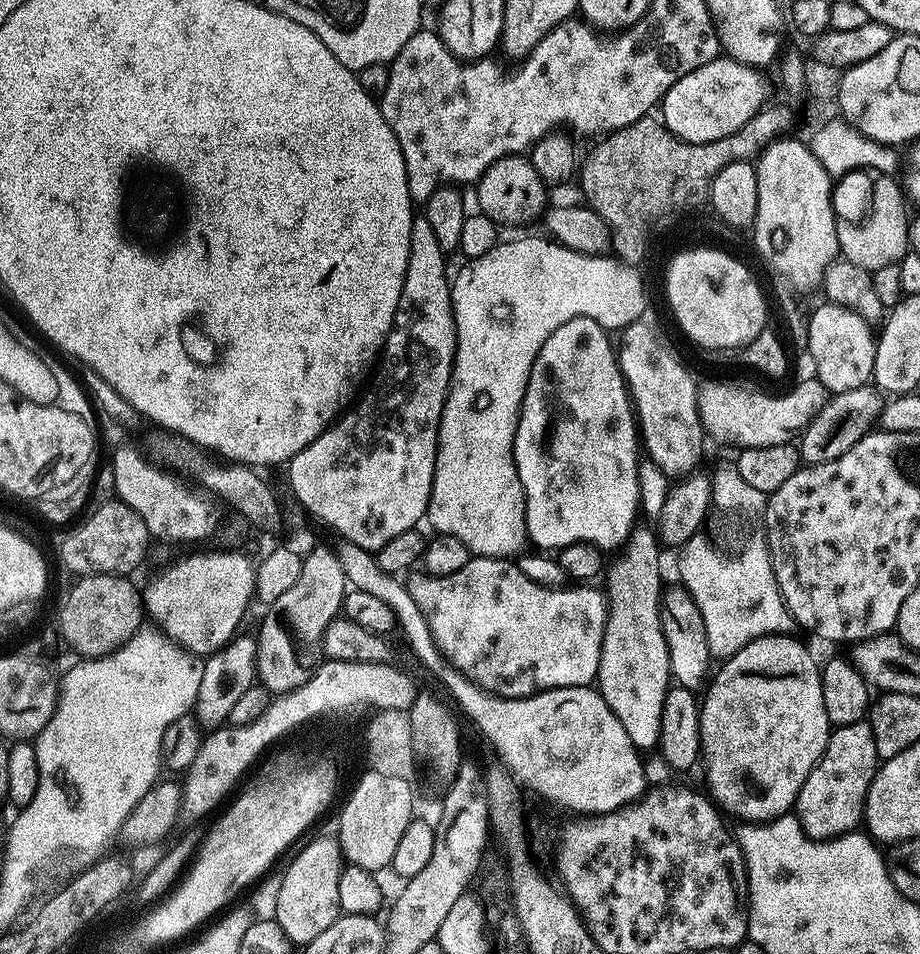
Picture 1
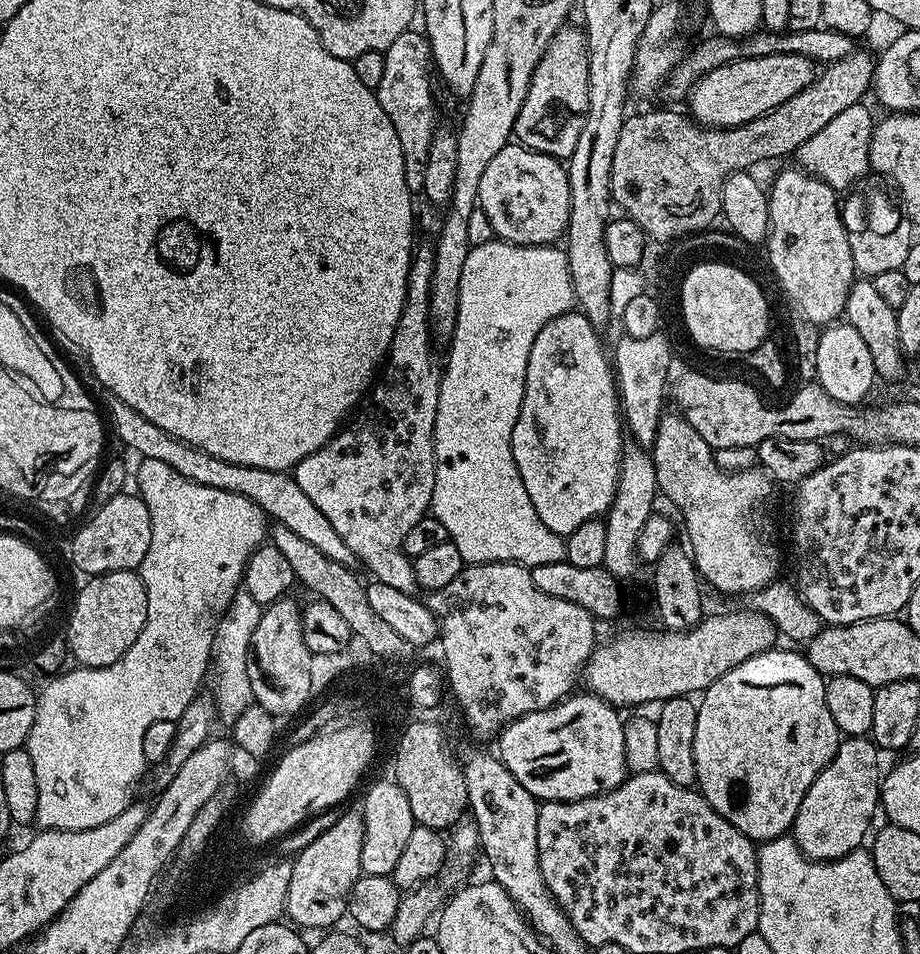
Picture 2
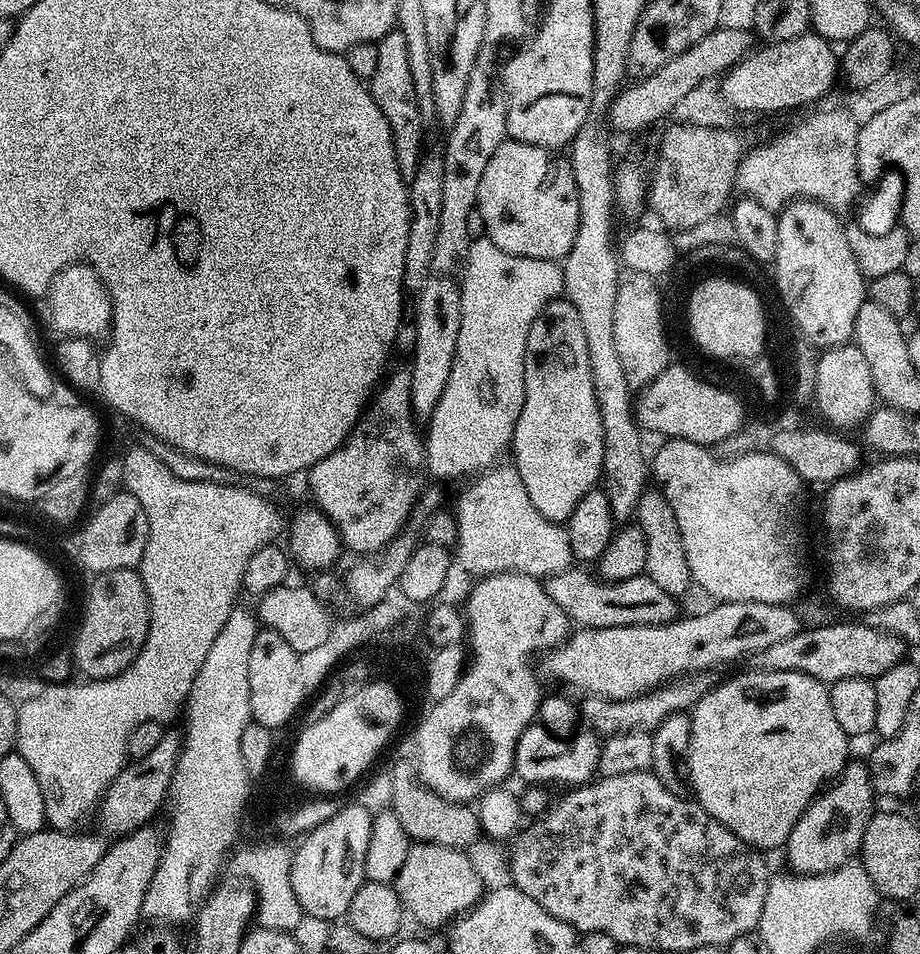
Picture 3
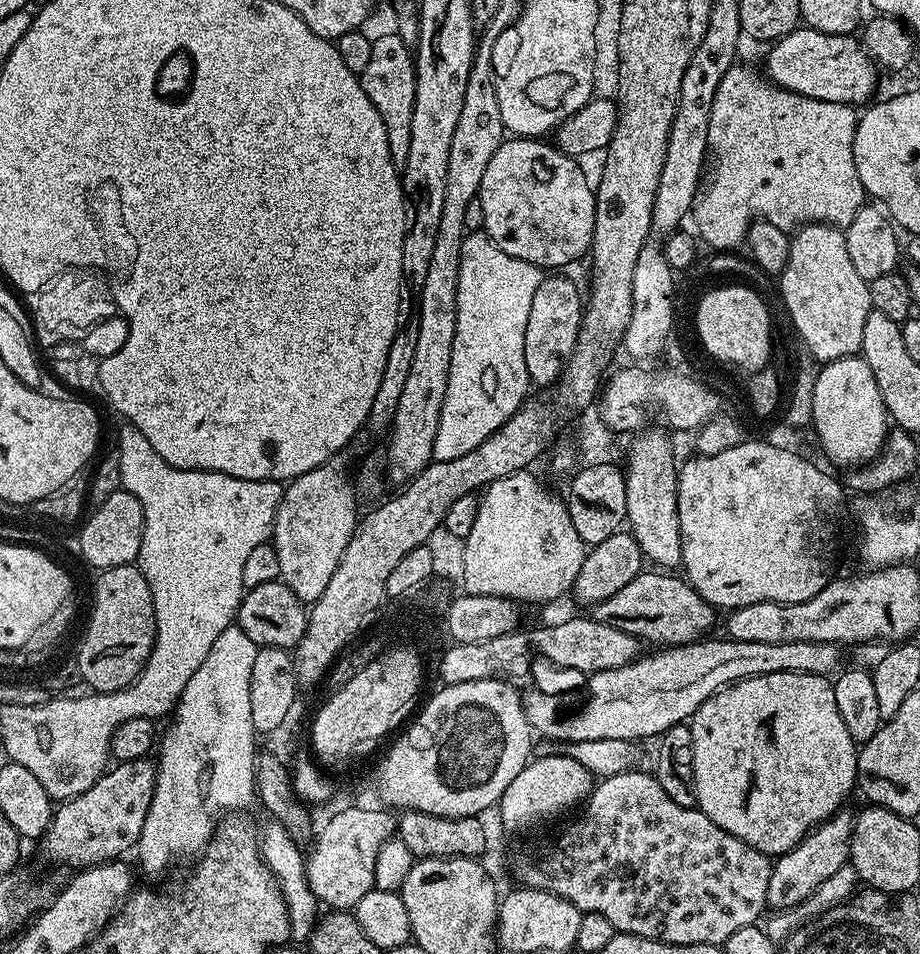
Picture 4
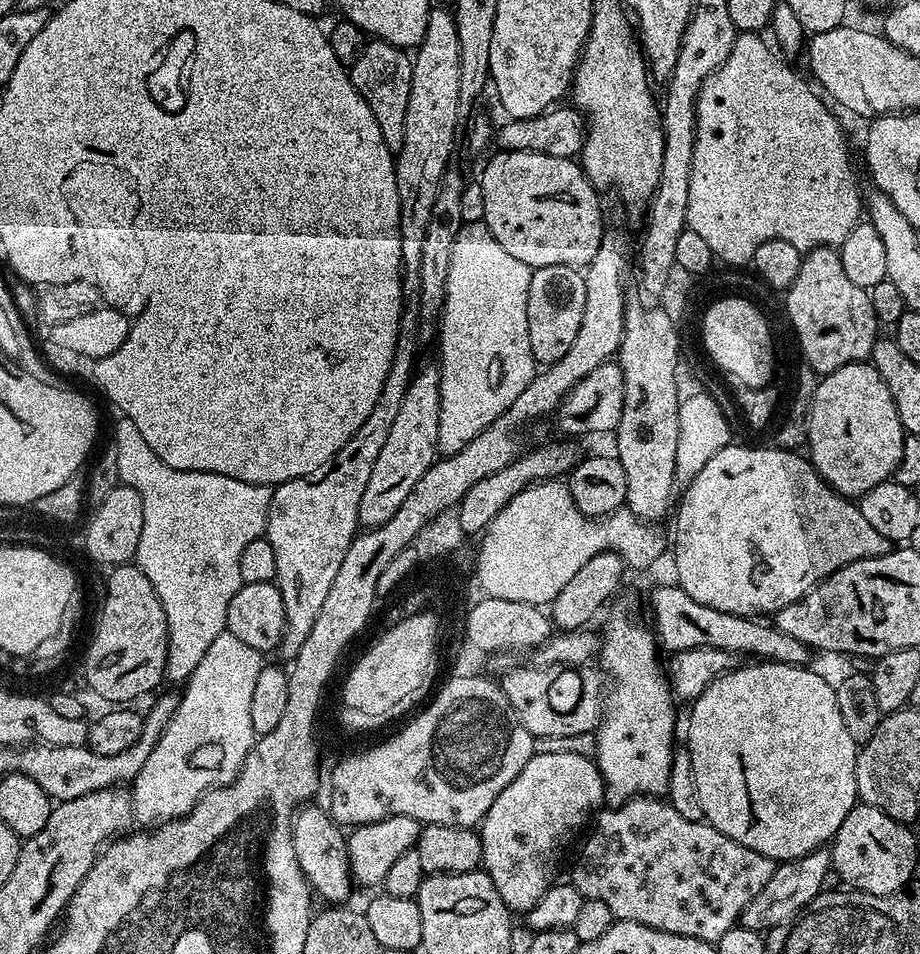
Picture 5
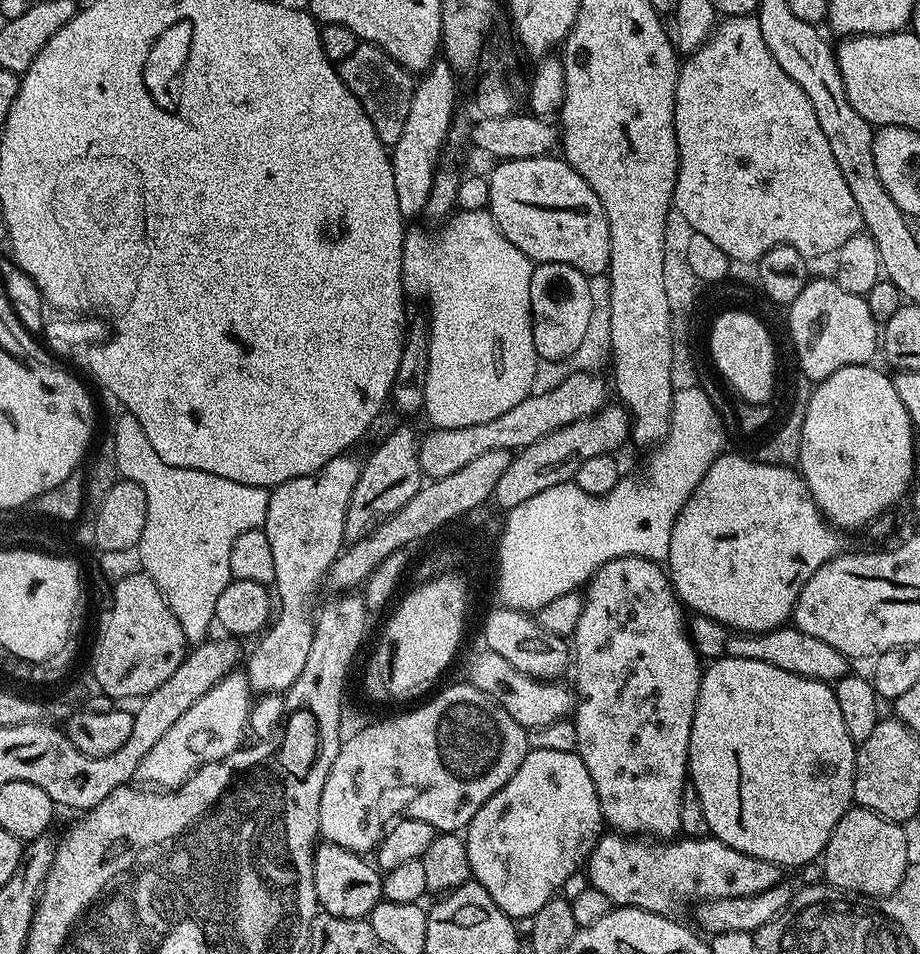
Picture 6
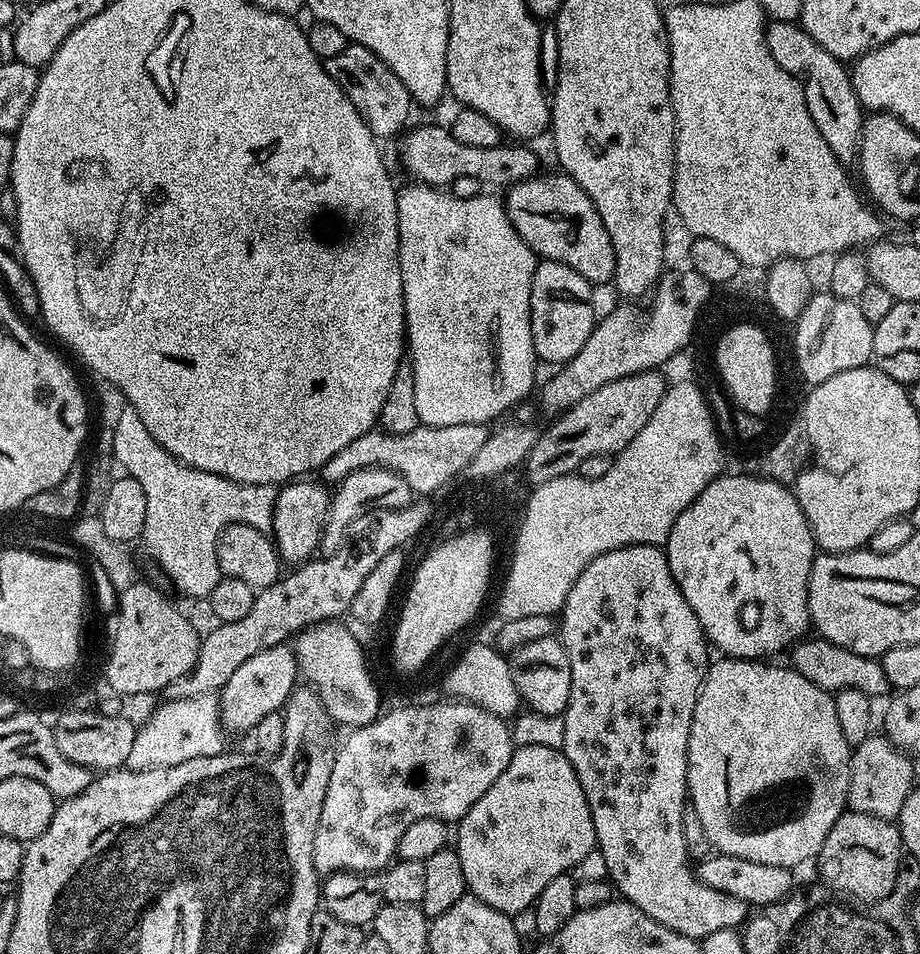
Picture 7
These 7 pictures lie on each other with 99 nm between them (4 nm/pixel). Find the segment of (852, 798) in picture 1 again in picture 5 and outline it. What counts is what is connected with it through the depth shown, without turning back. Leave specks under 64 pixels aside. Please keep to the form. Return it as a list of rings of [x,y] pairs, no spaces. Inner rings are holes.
[[[827,847],[816,848],[809,856],[794,858],[777,863],[774,874],[761,892],[742,910],[738,921],[739,927],[749,928],[758,933],[778,926],[787,920],[793,920],[800,911],[815,898],[819,892],[825,891],[824,884],[832,872],[832,854]]]

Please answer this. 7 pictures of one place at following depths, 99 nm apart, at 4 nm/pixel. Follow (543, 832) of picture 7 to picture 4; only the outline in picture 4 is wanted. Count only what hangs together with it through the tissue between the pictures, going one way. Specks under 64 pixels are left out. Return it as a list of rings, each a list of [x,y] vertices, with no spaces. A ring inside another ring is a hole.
[[[566,756],[538,757],[529,759],[528,765],[506,786],[499,807],[505,826],[513,833],[524,832],[543,820],[552,820],[572,807],[583,805],[594,787],[594,777],[586,766]]]

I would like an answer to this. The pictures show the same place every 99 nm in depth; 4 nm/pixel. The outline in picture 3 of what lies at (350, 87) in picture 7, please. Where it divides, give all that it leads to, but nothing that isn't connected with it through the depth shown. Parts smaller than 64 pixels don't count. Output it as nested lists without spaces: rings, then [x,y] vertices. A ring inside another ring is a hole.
[[[398,30],[386,33],[378,41],[378,63],[374,70],[374,78],[370,82],[370,91],[374,102],[378,102],[378,110],[386,114],[386,122],[390,122],[390,134],[394,138],[394,154],[398,158],[398,170],[405,182],[410,182],[420,165],[420,107],[414,94],[414,82],[410,78],[410,61],[406,55],[406,38]]]

